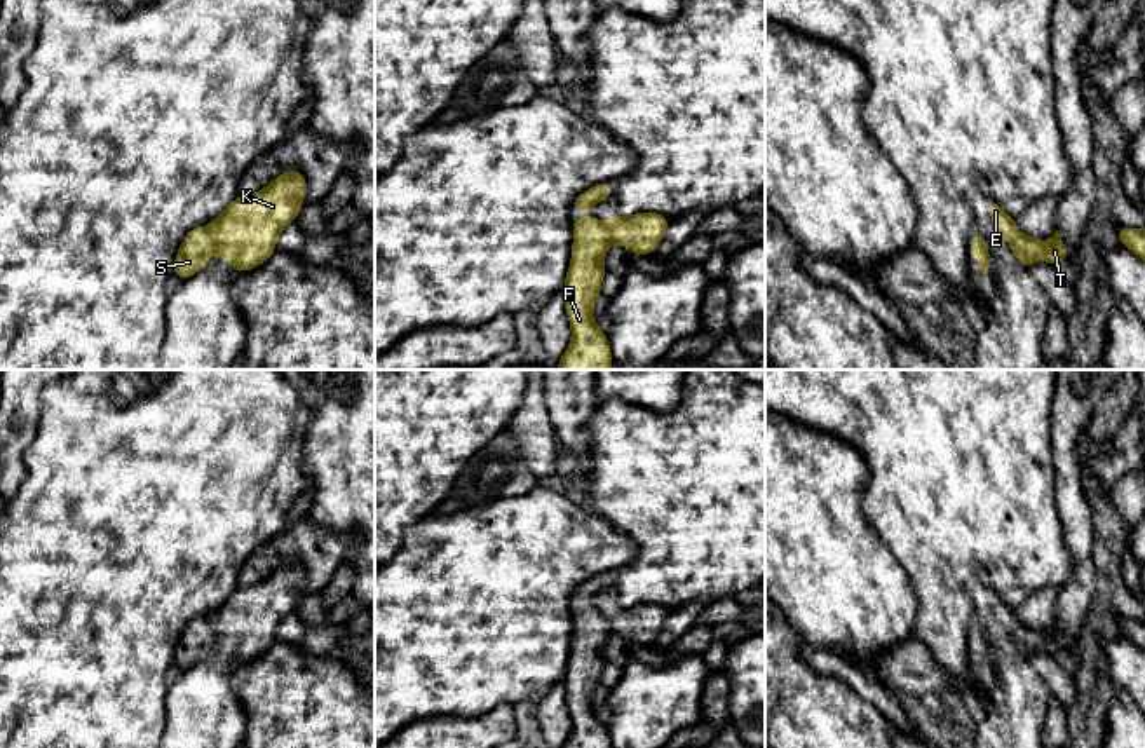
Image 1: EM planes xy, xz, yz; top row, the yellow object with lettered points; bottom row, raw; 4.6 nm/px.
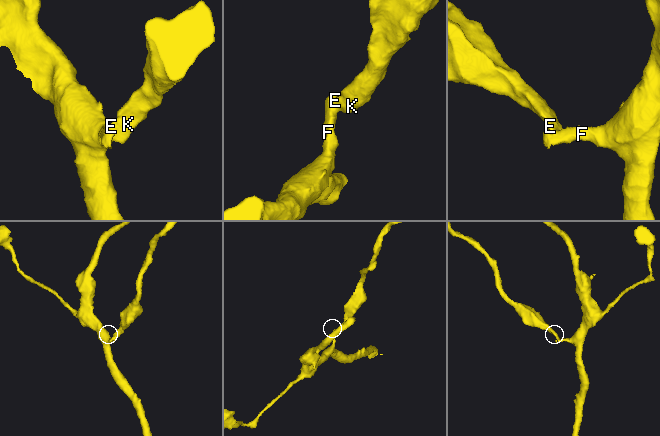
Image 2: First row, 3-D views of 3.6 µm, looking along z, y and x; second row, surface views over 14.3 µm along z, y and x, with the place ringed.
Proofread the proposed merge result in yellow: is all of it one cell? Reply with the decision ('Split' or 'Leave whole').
Split

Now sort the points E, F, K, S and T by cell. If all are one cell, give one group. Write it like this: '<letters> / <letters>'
E K / F S T

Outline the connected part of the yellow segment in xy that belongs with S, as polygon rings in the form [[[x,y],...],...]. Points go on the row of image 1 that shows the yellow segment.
[[[202,225],[186,234],[174,260],[174,275],[181,281],[199,272],[218,251],[211,232]]]

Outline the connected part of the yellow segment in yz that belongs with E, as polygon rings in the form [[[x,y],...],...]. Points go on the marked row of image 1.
[[[990,201],[988,209],[992,214],[992,221],[1002,239],[1013,242],[1020,234],[1014,218],[1007,216],[1006,211],[995,201]]]

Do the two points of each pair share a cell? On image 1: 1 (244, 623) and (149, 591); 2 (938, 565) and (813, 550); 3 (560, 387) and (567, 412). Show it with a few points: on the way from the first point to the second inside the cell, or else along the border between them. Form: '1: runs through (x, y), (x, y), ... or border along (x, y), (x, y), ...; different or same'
1: border along (236, 586), (215, 609); different
2: border along (872, 529), (901, 567), (917, 597); different
3: runs through (565, 393), (567, 407); same

